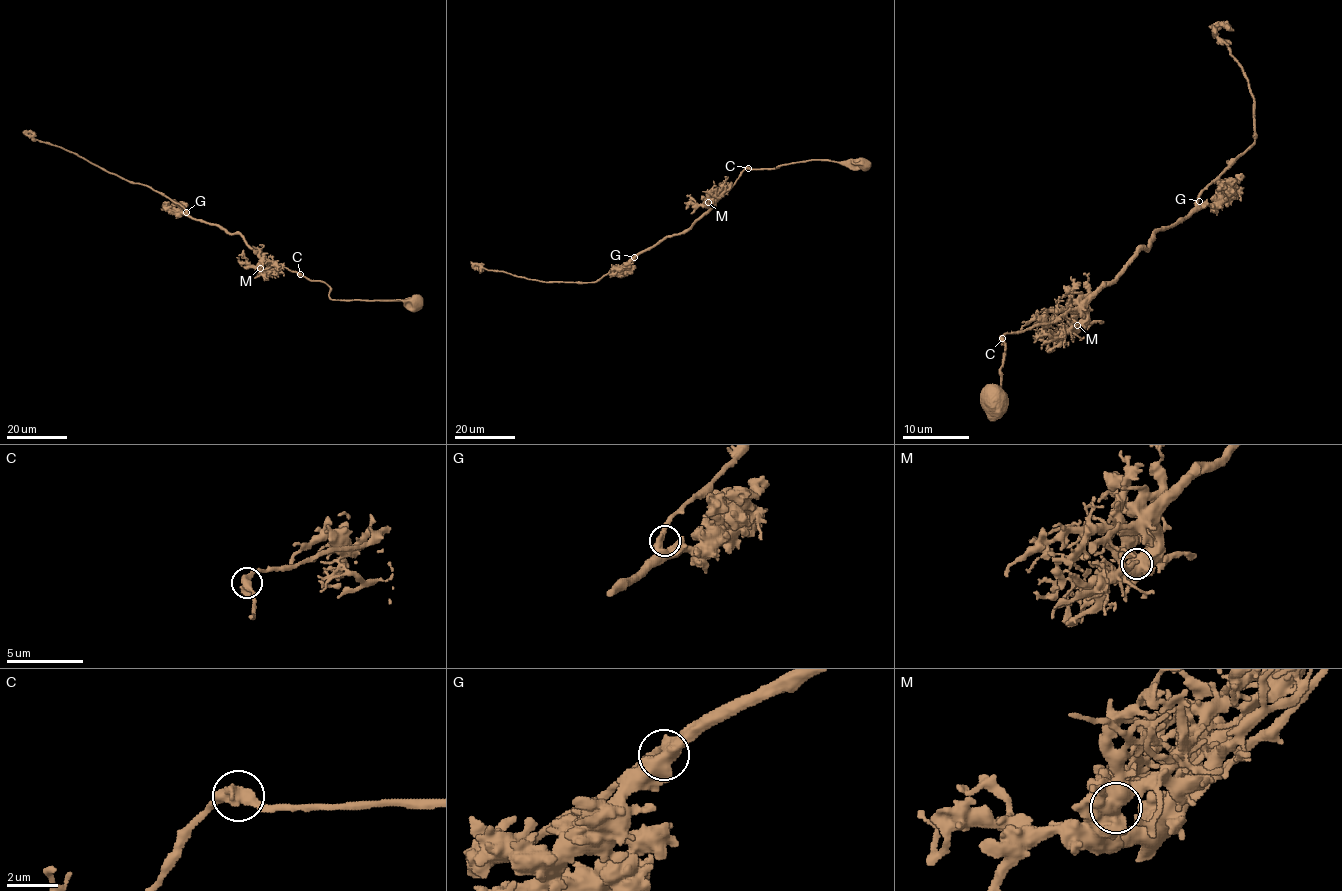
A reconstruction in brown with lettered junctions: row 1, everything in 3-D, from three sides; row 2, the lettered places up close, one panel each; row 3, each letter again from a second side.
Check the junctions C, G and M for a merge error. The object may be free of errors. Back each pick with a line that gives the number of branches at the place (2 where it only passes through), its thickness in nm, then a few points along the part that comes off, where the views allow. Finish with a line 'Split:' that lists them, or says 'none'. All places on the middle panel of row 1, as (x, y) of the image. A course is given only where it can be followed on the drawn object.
Split: none

